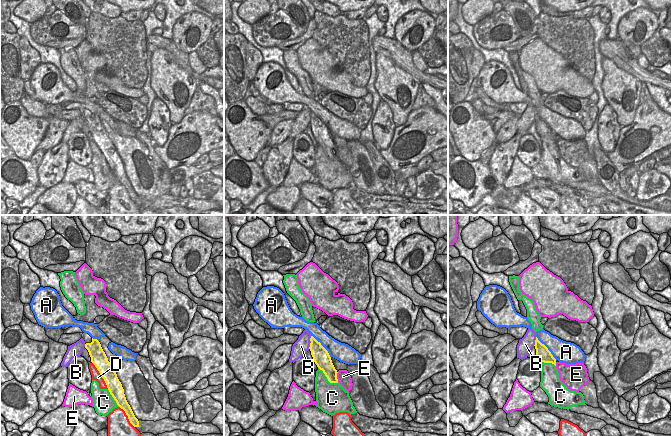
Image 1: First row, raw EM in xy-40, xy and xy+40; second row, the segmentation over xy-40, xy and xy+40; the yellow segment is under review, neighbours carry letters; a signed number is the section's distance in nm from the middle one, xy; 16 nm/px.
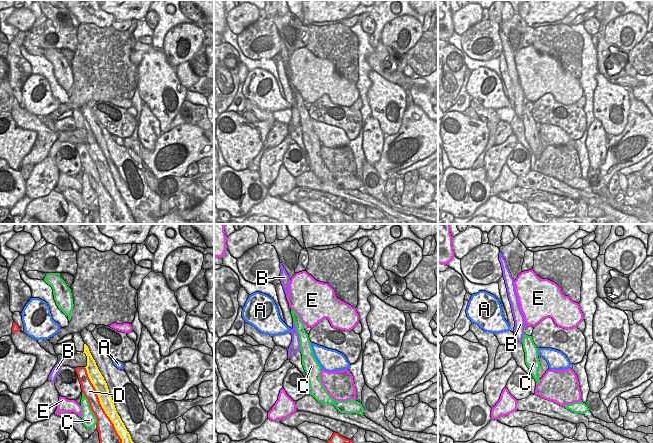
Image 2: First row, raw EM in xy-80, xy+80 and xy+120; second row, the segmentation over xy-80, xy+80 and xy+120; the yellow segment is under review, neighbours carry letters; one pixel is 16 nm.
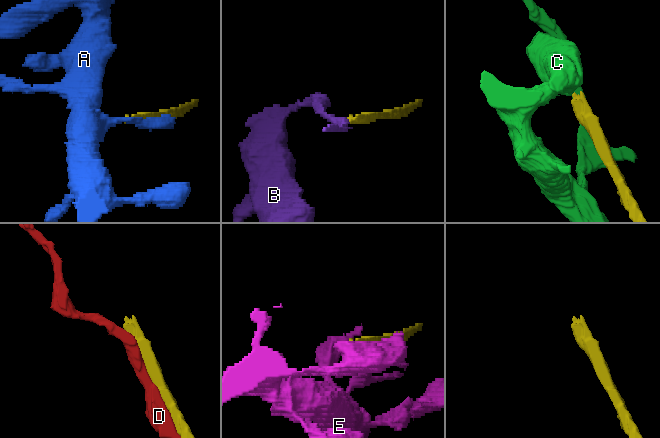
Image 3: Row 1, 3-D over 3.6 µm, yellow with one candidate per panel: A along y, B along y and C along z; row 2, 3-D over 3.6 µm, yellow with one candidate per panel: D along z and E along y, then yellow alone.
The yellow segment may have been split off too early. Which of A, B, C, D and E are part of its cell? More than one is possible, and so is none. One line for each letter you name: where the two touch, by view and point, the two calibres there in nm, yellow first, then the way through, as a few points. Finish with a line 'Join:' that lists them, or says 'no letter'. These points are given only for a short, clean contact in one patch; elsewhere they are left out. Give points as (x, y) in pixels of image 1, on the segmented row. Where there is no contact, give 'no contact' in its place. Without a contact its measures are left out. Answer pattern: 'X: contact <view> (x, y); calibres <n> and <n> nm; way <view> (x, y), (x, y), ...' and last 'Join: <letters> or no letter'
Join: no letter

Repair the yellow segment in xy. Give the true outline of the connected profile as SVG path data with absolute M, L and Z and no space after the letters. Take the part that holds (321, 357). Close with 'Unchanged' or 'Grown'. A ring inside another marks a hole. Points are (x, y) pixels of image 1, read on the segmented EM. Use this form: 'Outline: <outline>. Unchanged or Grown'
Outline: M313 336L310 338L310 351L317 367L323 371L330 383L338 383L335 369L328 351Z. Unchanged.

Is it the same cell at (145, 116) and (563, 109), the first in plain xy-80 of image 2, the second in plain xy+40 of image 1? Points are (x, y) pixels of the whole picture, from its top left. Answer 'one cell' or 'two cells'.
two cells

